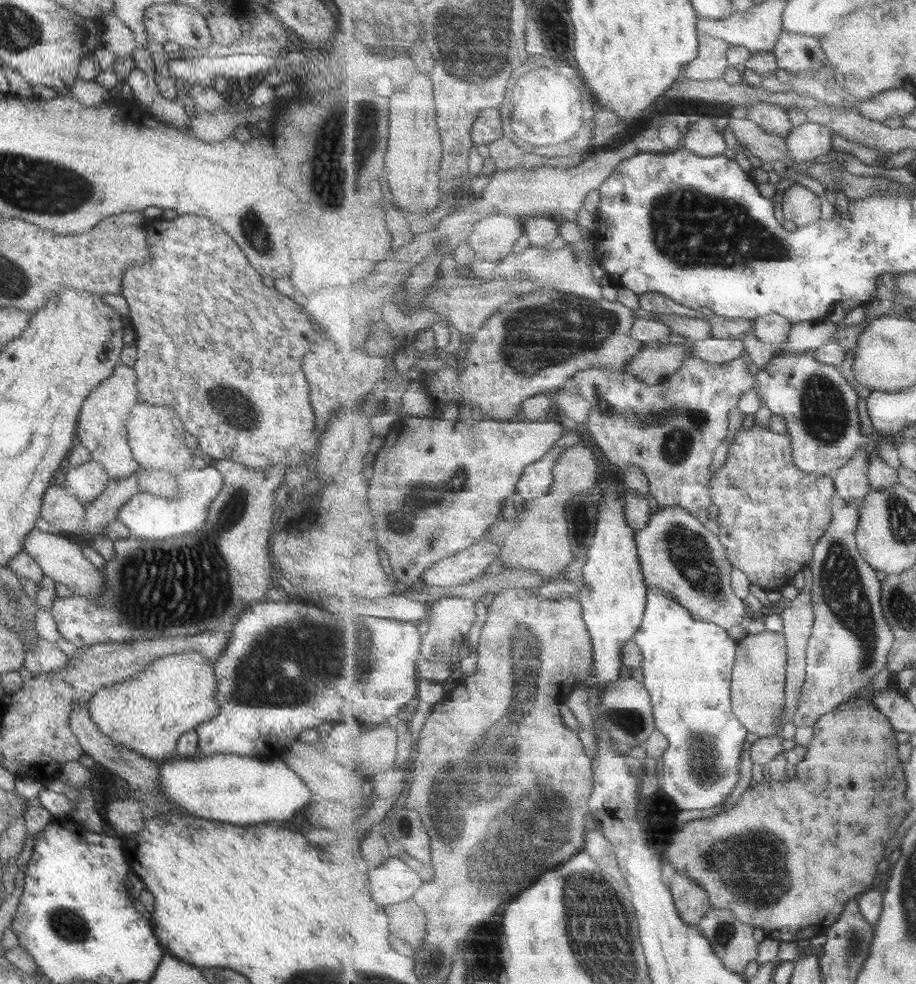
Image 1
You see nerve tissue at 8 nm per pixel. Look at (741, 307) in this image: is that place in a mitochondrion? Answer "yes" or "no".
no

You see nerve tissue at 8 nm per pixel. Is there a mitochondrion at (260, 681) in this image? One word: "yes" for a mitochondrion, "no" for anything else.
yes

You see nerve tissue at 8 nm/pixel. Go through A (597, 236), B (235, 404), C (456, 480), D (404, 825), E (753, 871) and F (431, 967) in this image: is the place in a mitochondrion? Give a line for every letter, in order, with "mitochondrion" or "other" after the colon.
A: other
B: mitochondrion
C: mitochondrion
D: other
E: mitochondrion
F: mitochondrion

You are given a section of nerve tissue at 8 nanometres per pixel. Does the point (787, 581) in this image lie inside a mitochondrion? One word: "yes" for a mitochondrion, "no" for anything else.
no

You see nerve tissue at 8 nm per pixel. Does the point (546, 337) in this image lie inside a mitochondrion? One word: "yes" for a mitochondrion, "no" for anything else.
yes

